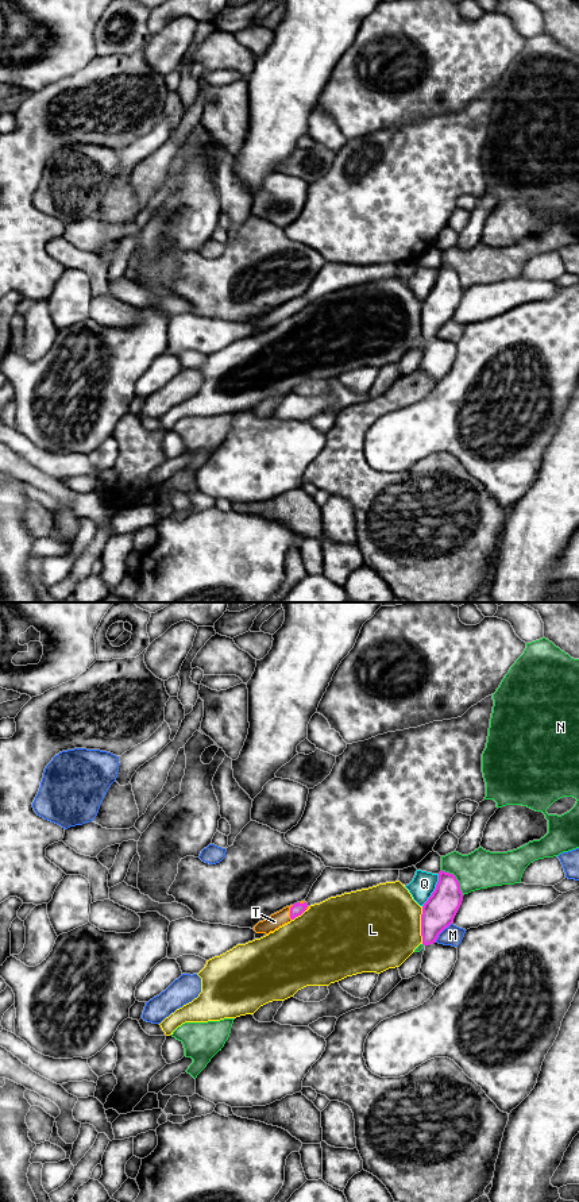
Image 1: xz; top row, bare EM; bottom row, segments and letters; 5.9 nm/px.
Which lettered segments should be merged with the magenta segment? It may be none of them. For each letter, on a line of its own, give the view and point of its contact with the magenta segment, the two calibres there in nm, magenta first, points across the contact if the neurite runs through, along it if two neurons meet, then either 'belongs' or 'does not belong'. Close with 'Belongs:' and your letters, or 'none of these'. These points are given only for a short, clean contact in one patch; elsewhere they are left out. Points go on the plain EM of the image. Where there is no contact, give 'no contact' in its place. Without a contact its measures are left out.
L: xz (421, 320) | 190/480 nm | does not belong
M: xz (442, 326) | 190/120 nm | does not belong
N: xz (456, 274) | 190/220 nm | does not belong
Q: xz (435, 285) | 190/140 nm | does not belong
T: xz (290, 307) | 80/90 nm | across xz (297, 304), (290, 307), (274, 316) | belongs
Belongs: T

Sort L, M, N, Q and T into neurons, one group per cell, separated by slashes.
L / M / N / Q / T

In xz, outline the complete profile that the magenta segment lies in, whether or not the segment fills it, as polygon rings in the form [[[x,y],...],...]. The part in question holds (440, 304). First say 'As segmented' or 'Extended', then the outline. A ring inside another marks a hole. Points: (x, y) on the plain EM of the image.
As segmented. [[[440,266],[435,286],[422,301],[422,339],[436,338],[439,330],[448,323],[462,300],[463,288],[453,269]]]

